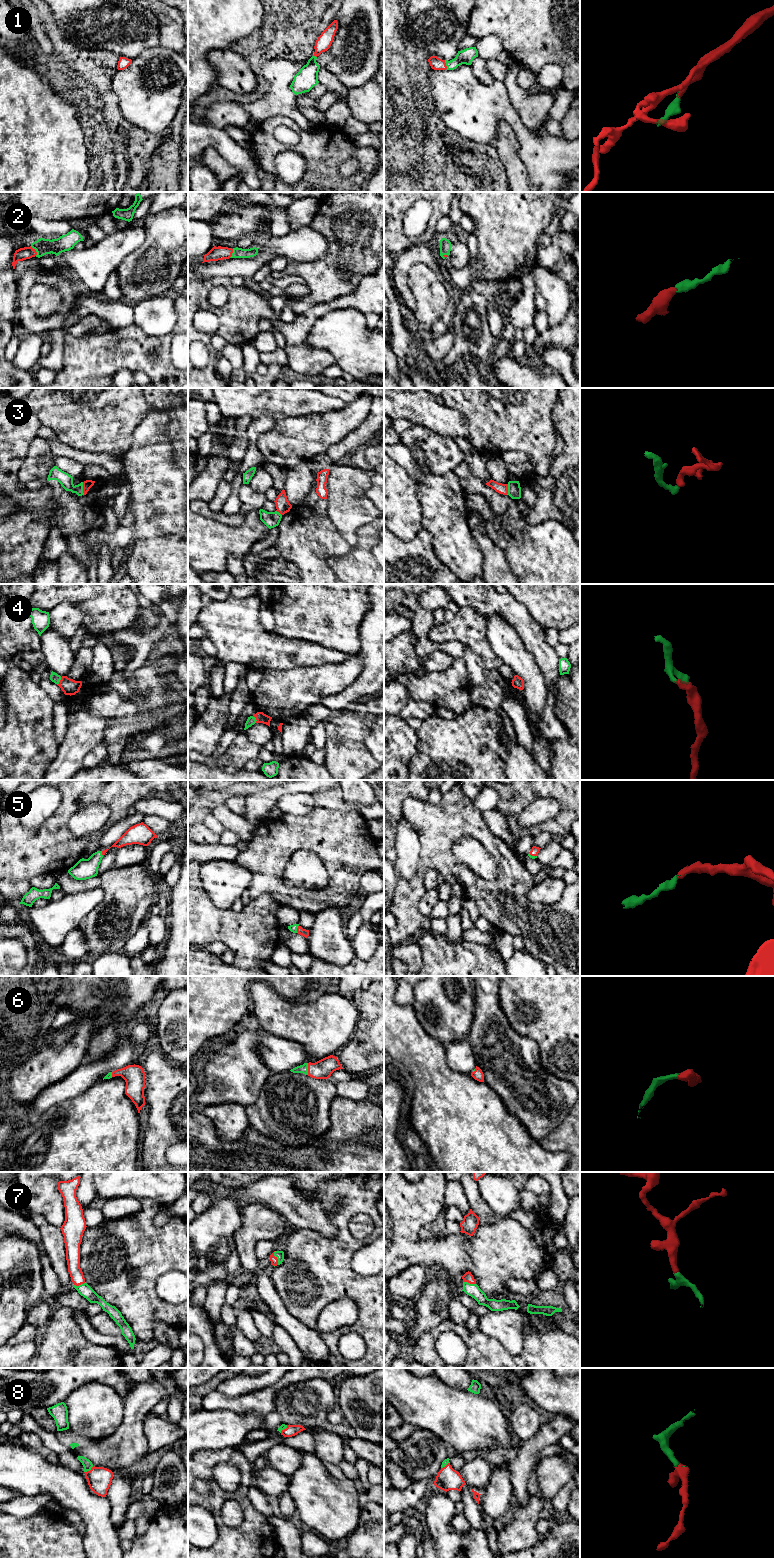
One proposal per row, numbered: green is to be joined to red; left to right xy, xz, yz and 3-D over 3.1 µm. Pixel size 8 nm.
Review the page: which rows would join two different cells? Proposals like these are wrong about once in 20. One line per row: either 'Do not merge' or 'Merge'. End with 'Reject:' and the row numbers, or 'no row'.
1: Merge
2: Merge
3: Merge
4: Merge
5: Merge
6: Merge
7: Merge
8: Merge
Reject: no row

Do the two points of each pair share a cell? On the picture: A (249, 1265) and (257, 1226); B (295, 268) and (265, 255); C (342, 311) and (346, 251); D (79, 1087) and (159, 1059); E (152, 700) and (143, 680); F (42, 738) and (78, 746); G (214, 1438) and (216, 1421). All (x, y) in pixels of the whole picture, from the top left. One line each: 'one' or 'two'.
A: one
B: two
C: two
D: two
E: one
F: two
G: one

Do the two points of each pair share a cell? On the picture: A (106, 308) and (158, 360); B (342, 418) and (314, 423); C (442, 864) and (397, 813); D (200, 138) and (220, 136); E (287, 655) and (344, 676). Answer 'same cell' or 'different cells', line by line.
A: different cells
B: same cell
C: different cells
D: same cell
E: different cells

